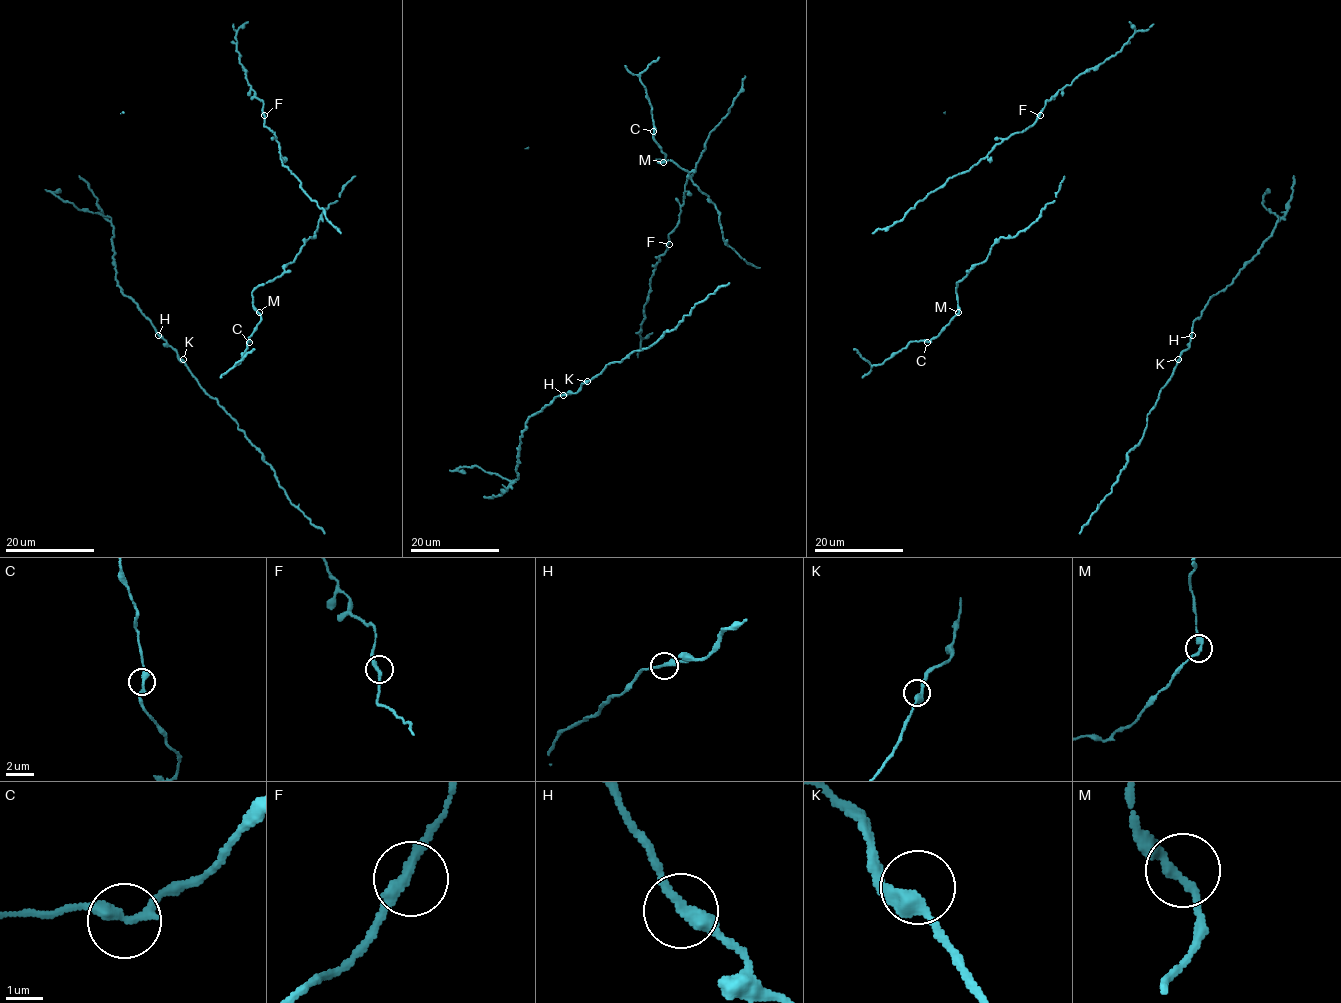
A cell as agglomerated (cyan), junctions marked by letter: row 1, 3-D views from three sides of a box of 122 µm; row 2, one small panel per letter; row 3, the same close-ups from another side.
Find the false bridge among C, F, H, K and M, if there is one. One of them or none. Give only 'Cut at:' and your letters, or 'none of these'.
Cut at: none of these

